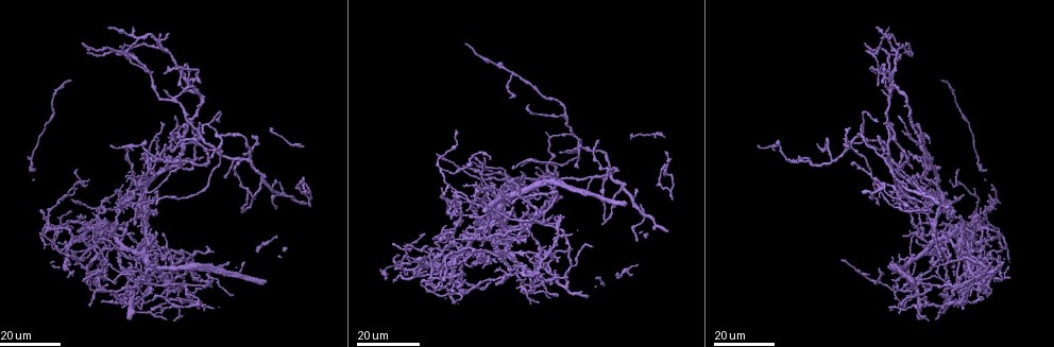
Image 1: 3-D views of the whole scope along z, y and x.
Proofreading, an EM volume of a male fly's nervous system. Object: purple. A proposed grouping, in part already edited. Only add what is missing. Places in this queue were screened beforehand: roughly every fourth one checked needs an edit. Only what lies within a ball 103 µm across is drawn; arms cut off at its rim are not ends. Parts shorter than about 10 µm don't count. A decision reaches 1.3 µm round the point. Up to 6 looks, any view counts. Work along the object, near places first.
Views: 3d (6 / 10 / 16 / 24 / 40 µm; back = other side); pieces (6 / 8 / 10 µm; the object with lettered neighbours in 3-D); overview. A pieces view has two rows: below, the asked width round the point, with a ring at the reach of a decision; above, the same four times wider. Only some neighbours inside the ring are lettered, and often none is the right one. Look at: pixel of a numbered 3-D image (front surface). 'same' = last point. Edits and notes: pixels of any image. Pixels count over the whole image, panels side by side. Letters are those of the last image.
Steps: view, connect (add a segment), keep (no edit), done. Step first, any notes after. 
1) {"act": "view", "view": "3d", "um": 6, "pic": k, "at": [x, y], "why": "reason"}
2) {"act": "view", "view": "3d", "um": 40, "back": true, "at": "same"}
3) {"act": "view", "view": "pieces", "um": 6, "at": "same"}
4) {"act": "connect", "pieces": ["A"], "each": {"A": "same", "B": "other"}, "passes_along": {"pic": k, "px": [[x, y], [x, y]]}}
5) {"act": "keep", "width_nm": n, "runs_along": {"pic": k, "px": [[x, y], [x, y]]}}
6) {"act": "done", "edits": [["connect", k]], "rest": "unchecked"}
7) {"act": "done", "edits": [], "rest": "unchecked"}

{"act": "view", "view": "3d", "um": 16, "pic": 1, "at": [143, 140], "why": "free end"}

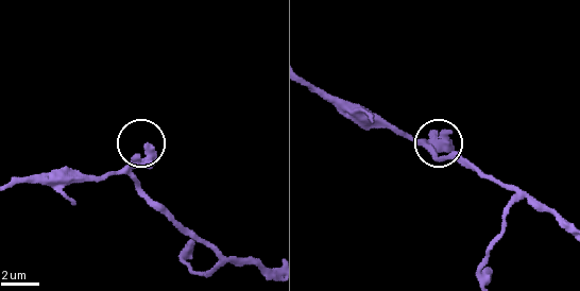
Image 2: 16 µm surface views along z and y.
{"act": "view", "view": "pieces", "um": 6, "pic": 2, "at": [148, 147]}

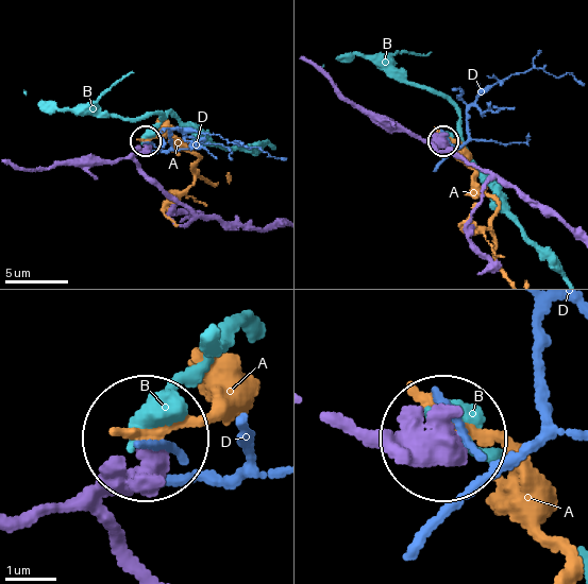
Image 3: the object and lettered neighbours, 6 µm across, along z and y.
{"act": "keep", "width_nm": 380, "each": {"A": "other", "B": "other", "D": "other"}, "runs_along": {"pic": 3, "px": [[146, 562], [108, 498], [141, 439]]}, "found": "none of them fits"}

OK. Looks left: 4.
{"act": "view", "view": "3d", "um": 24, "pic": 1, "at": [886, 123], "why": "free end"}

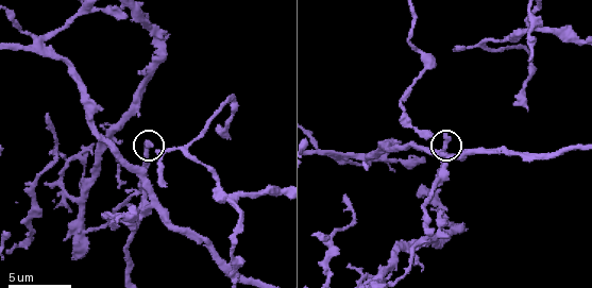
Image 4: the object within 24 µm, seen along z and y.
{"act": "view", "view": "pieces", "um": 6, "pic": 4, "at": [447, 135], "why": "what lies round it"}

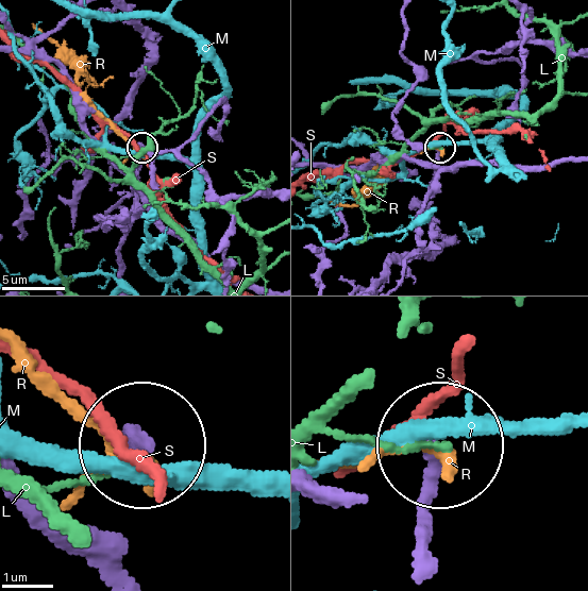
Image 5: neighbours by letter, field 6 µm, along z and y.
{"act": "keep", "width_nm": 250, "each": {"L": "other", "M": "other", "R": "other", "S": "other"}, "runs_along": {"pic": 5, "px": [[415, 562], [415, 511], [436, 452]]}, "found": "no lettered segment goes on from it"}

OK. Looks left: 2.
{"act": "view", "view": "pieces", "um": 8, "pic": 4, "at": [164, 185]}

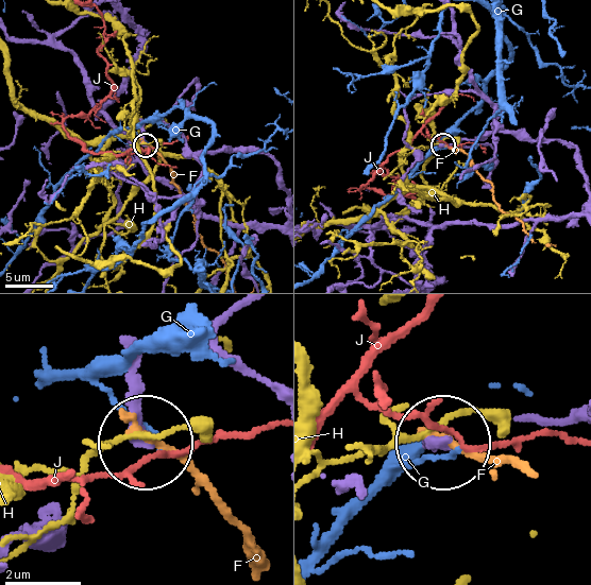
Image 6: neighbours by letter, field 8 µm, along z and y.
{"act": "keep", "each": {"F": "other", "G": "other", "H": "other", "J": "other"}, "found": "no lettered segment goes on from it"}

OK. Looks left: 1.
{"act": "done", "edits": [], "rest": "unchecked"}

